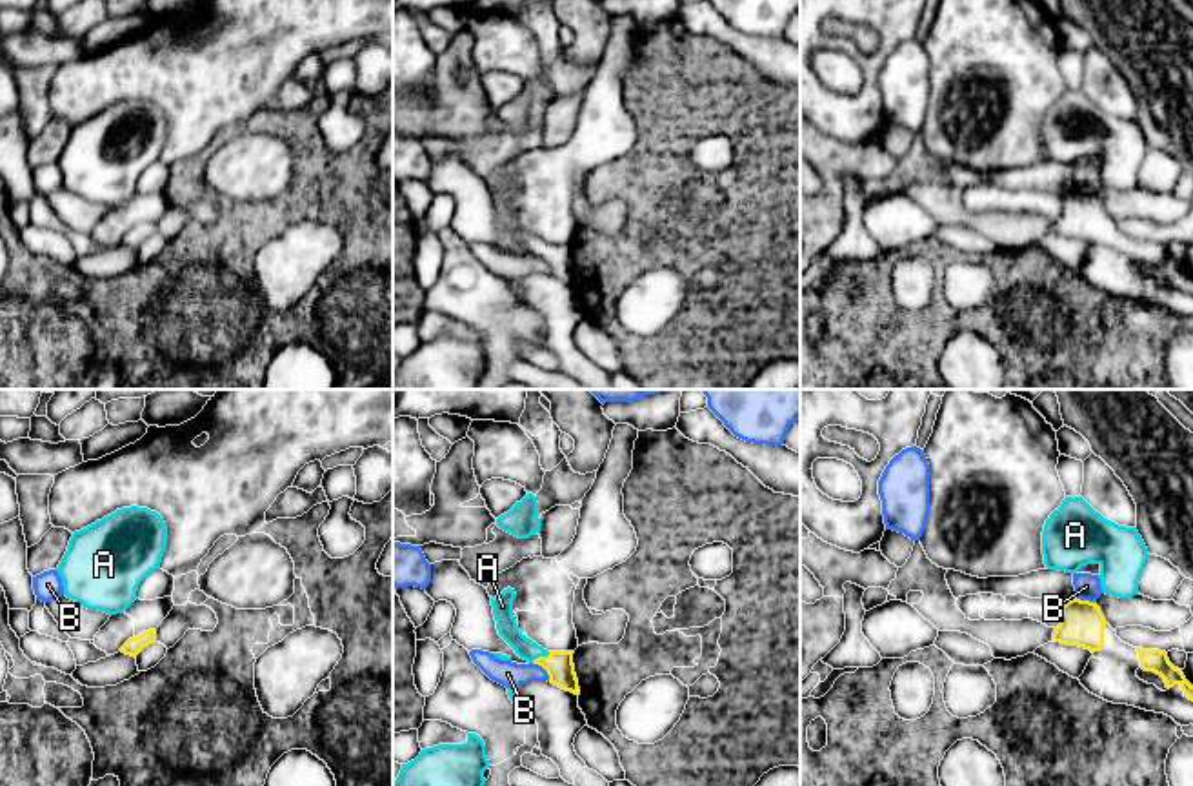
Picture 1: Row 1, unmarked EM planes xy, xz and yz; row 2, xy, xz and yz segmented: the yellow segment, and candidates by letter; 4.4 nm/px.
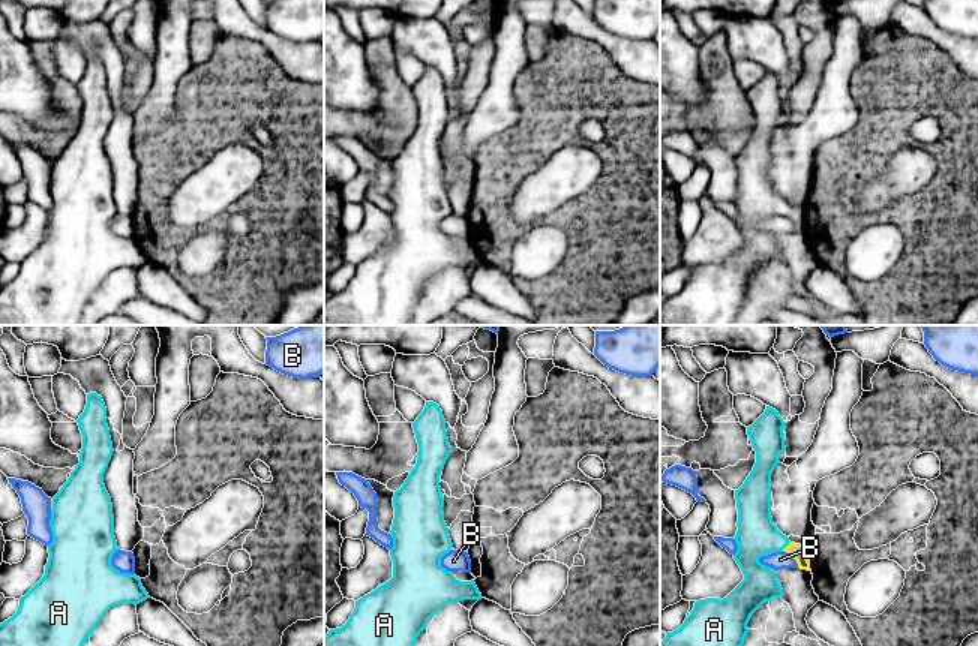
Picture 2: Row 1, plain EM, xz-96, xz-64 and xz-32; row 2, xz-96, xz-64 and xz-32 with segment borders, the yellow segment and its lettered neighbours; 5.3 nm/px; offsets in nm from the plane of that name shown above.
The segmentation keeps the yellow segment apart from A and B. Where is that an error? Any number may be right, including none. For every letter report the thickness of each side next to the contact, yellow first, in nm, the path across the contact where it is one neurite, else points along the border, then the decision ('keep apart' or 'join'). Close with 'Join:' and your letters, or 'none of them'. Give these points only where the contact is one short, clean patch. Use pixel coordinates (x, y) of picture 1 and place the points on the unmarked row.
A: 130 nm thick on the yellow side, 90 nm on the other; runs through xz (559, 257), (541, 250), (530, 244), (506, 217); join
B: 130 nm thick on the yellow side, 120 nm on the other; border along xz (531, 255), (537, 255), (550, 273); keep apart
Join: A

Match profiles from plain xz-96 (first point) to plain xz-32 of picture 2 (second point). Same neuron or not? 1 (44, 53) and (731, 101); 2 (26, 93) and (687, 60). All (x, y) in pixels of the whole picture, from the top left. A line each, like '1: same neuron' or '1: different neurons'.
1: same neuron
2: same neuron

